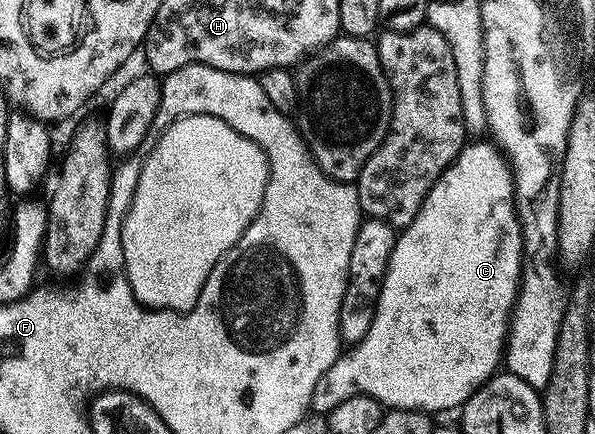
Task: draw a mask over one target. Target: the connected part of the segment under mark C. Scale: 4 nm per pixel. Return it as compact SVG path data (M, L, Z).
M485 142L466 143L461 153L453 159L453 163L449 165L448 170L430 188L427 198L421 204L419 214L415 214L413 221L400 229L395 246L391 250L391 262L388 270L385 271L371 328L367 330L362 340L356 341L350 347L353 348L350 352L342 351L334 364L329 365L326 372L322 372L316 377L311 397L312 407L314 404L317 408L328 410L339 406L339 402L343 402L352 396L370 396L389 410L420 410L430 414L438 414L437 412L445 412L448 408L460 409L465 399L498 371L507 339L513 302L517 298L521 282L523 249L521 246L521 224L517 220L515 207L513 175L498 149L492 143L489 143L490 145L481 143Z

